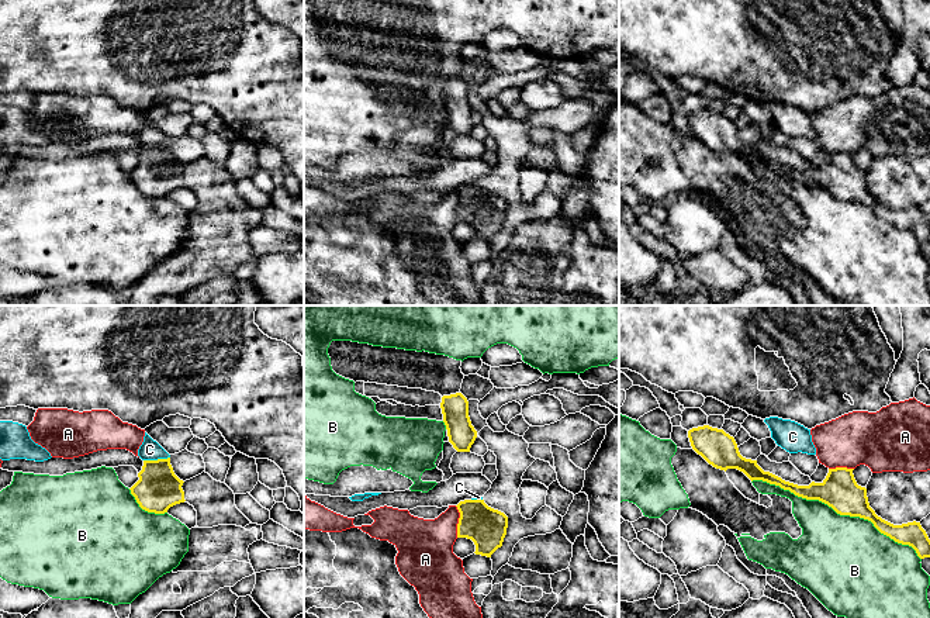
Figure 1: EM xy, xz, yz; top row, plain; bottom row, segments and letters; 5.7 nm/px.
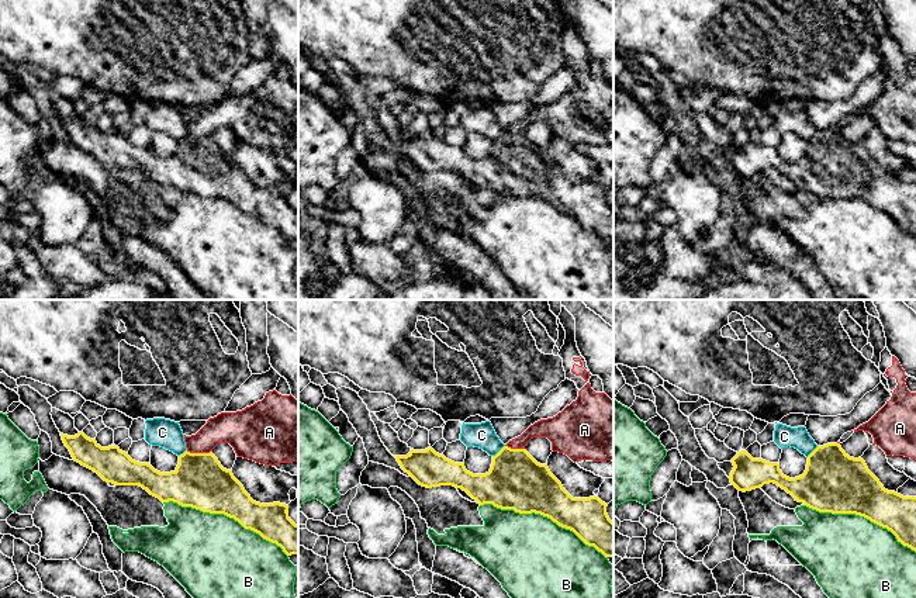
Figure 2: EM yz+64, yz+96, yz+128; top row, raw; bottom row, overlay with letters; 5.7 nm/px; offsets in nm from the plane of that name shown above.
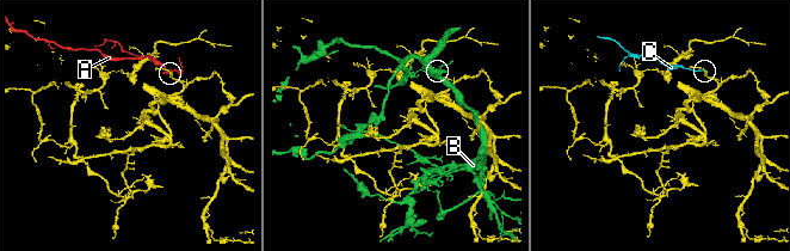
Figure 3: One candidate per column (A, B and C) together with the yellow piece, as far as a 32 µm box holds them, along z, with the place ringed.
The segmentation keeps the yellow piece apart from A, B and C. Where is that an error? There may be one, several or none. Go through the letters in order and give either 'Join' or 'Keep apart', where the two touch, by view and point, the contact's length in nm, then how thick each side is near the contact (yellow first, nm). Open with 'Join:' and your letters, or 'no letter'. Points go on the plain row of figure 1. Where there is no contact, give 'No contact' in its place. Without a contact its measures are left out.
Join: no letter
A: Keep apart. Touches yellow at xz (459, 206). Shared border 180 nm. Thickness 220 nm (yellow) against 320 nm
B: Keep apart. Touches yellow at yz (837, 197). Shared border 1050 nm. Thickness 220 nm (yellow) against 480 nm
C: Keep apart. Touches yellow at xy (158, 144). Shared border 150 nm. Thickness 260 nm (yellow) against 120 nm

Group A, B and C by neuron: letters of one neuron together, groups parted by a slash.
A / B / C

